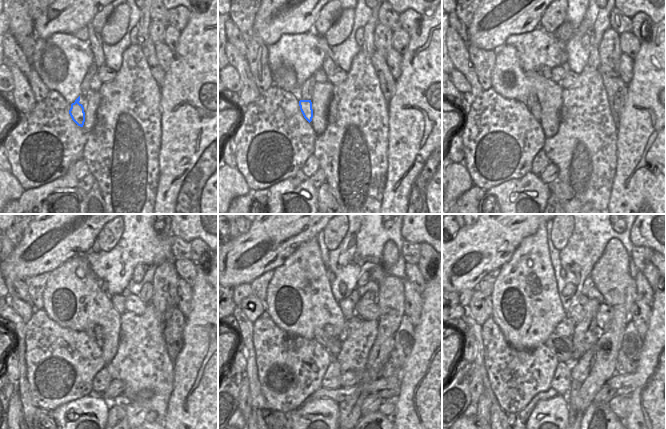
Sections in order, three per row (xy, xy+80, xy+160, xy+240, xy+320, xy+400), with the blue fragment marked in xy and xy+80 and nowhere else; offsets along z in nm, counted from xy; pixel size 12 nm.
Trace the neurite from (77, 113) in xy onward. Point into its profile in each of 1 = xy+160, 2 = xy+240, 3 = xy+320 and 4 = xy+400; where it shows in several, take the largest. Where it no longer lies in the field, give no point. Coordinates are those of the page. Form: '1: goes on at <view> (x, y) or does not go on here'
1: goes on at xy+160 (535, 109)
2: goes on at xy+240 (99, 333)
3: goes on at xy+320 (329, 329)
4: goes on at xy+400 (566, 328)

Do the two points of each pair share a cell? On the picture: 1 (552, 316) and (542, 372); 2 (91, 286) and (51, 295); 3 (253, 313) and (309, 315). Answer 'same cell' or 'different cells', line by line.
1: different cells
2: same cell
3: different cells

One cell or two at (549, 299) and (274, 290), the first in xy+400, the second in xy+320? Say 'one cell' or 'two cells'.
one cell

